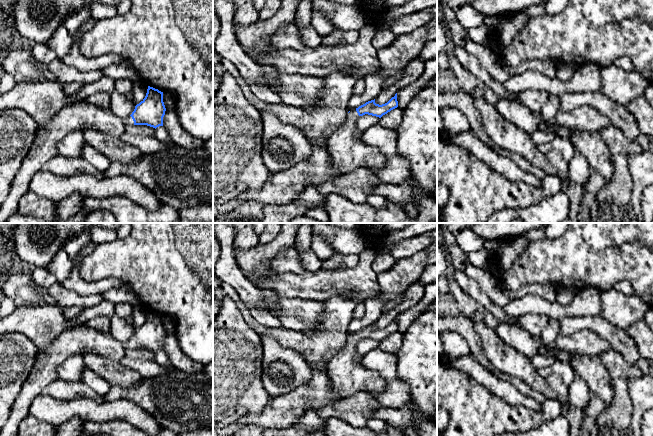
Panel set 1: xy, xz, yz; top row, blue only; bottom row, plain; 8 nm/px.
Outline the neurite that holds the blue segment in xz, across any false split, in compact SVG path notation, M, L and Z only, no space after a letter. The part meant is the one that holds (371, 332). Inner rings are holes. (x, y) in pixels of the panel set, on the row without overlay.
M396 317L385 328L376 328L374 323L351 334L345 347L328 362L326 374L332 390L342 397L356 393L368 393L370 395L381 393L386 386L386 382L378 372L369 370L355 361L356 346L360 340L365 338L381 342L397 331Z

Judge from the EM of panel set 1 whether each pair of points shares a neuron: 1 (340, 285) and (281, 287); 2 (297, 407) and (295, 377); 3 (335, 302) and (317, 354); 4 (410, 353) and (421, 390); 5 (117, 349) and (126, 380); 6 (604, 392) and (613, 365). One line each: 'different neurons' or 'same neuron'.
1: same neuron
2: different neurons
3: same neuron
4: same neuron
5: different neurons
6: different neurons

